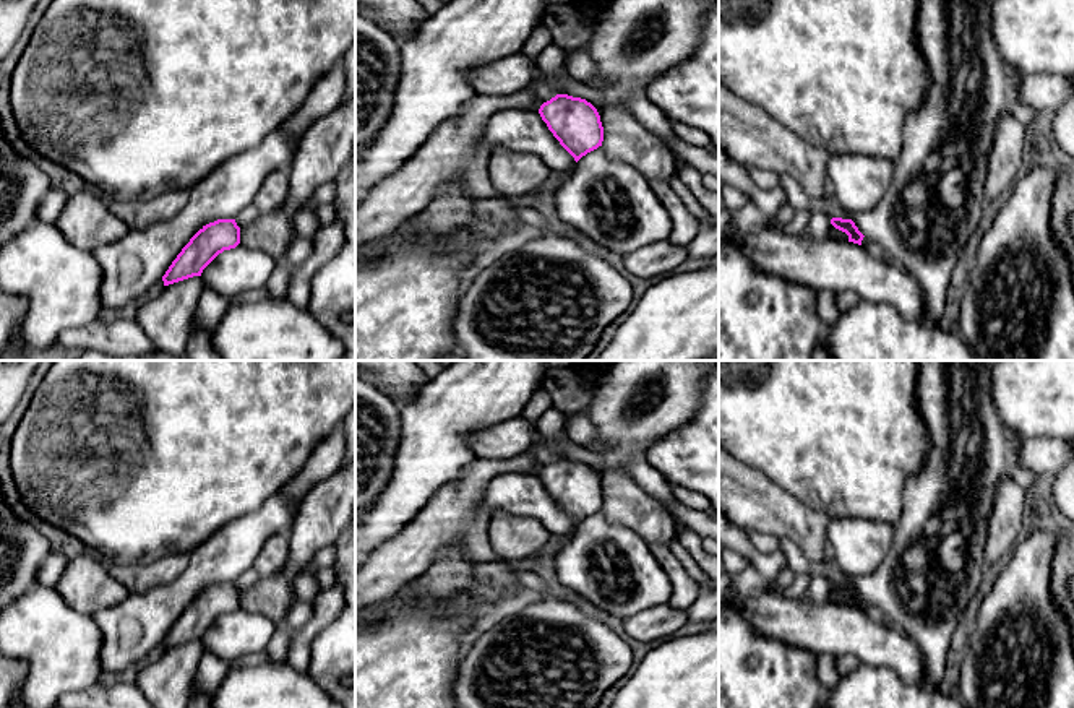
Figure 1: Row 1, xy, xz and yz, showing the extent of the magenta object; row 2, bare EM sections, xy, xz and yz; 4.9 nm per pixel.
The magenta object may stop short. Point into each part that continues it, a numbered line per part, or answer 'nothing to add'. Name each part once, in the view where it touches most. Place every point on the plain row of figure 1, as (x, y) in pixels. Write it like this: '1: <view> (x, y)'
nothing to add

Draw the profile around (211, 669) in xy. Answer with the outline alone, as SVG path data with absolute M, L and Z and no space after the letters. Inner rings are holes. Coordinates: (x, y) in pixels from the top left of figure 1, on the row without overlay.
M204 651L198 664L193 687L198 692L214 693L227 672L229 666L226 661L219 659L214 653Z

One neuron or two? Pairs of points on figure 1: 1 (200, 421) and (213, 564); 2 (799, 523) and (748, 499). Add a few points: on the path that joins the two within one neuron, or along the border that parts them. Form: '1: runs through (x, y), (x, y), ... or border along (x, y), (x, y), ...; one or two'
1: border along (242, 515), (219, 526), (189, 556); two
2: runs through (786, 518), (761, 505); one

